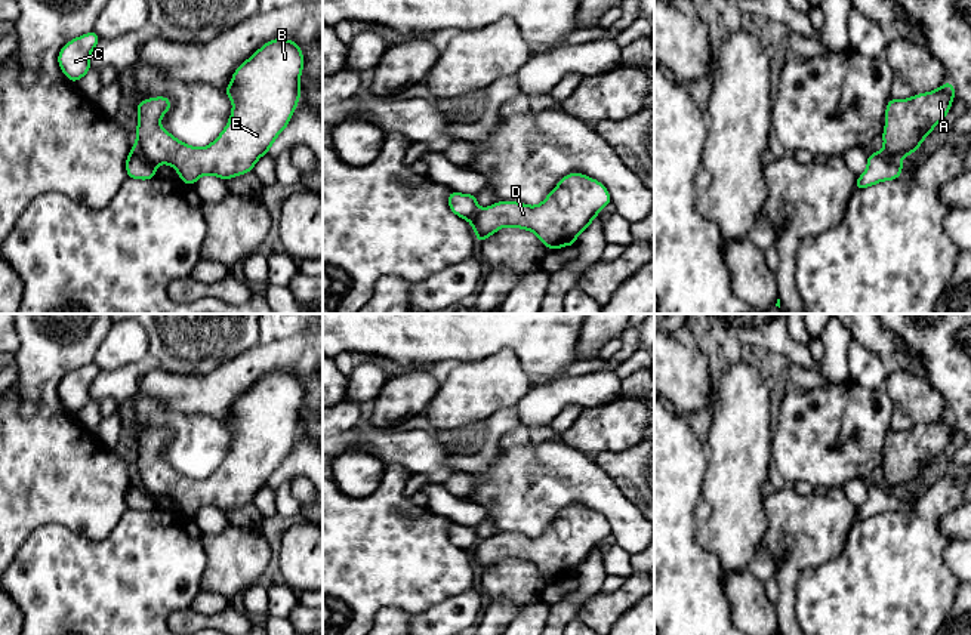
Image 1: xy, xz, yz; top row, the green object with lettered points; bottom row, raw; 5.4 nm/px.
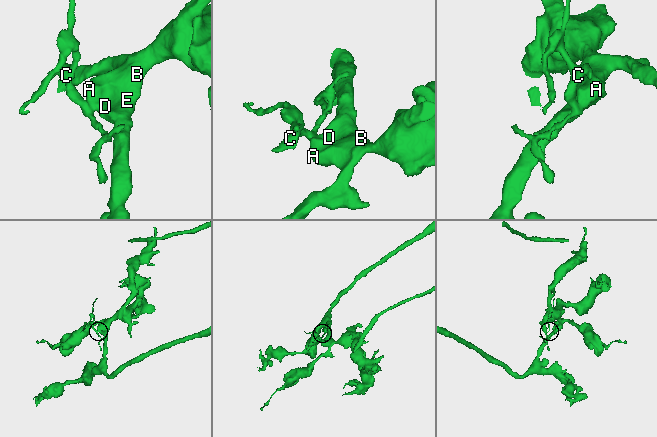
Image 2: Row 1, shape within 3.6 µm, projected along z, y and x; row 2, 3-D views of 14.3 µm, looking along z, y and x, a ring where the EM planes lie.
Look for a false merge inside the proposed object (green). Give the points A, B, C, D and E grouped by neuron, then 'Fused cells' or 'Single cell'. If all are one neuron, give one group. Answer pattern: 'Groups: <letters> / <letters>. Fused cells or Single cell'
Groups: A B D E / C. Fused cells

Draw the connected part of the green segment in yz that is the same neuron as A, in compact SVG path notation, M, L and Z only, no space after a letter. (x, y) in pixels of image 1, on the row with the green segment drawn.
M950 78L938 89L909 99L891 99L885 108L884 152L901 160L913 154L935 126L946 118L956 96Z

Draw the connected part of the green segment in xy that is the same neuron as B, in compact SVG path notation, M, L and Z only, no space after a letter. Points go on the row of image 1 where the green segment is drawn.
M269 40L238 65L231 84L222 87L232 101L232 112L210 145L187 145L160 126L172 107L166 96L138 102L135 144L151 164L173 166L179 179L191 187L203 175L226 181L249 173L290 123L300 99L303 65L296 41Z

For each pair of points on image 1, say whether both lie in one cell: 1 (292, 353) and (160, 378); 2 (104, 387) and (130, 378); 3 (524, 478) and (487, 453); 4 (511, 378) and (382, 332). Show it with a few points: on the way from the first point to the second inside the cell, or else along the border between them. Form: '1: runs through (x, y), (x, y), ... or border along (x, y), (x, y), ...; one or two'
1: runs through (259, 360), (222, 387), (193, 387); one
2: runs through (110, 385), (125, 382); one
3: border along (502, 447), (484, 468), (472, 472); two
4: border along (501, 350), (474, 361), (458, 363); two

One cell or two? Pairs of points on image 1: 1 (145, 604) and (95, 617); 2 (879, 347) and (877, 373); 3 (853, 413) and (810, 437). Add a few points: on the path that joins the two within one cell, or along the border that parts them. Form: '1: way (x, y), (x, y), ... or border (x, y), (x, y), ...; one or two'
1: way (133, 604), (107, 606); one
2: border (853, 339), (893, 366); two
3: way (842, 424), (829, 435), (820, 437); one

